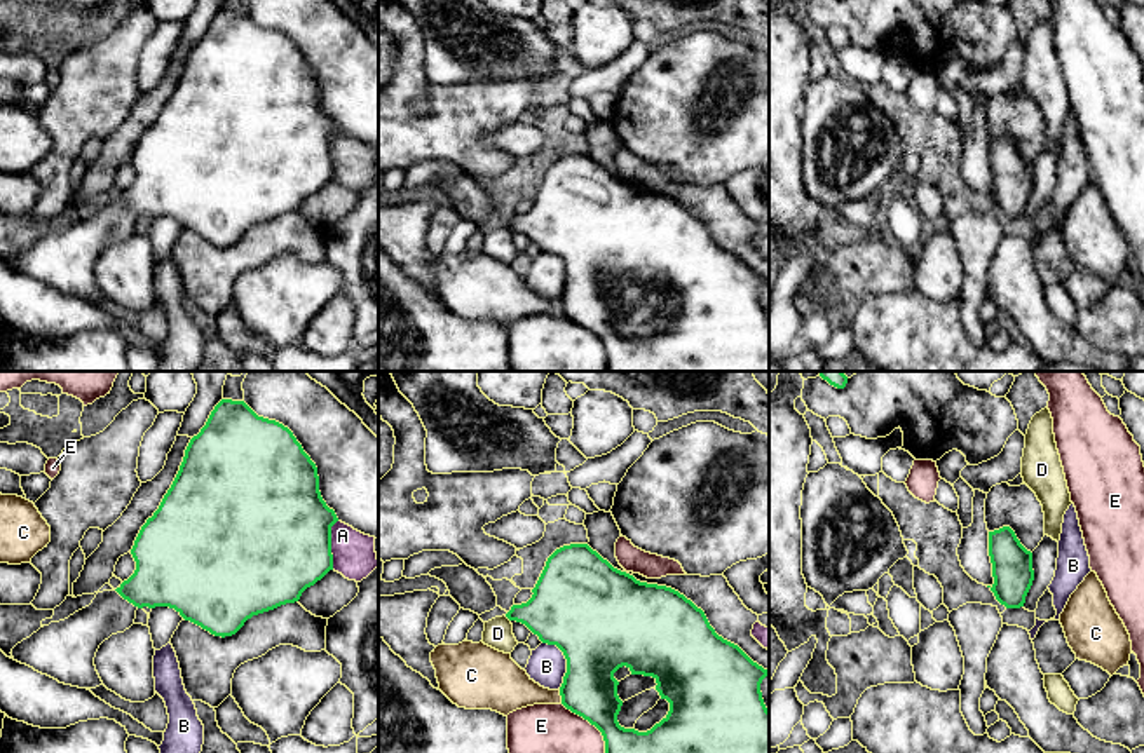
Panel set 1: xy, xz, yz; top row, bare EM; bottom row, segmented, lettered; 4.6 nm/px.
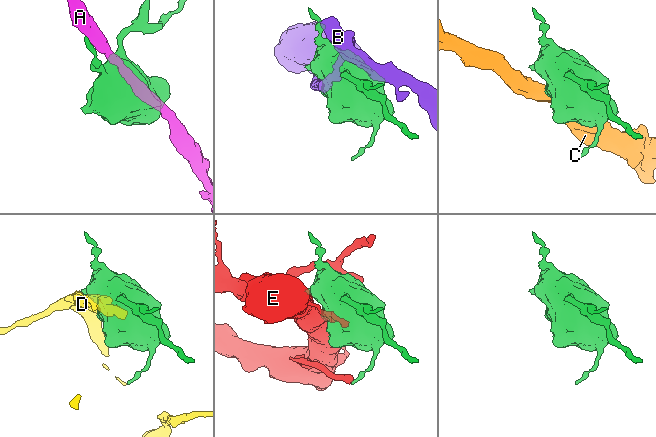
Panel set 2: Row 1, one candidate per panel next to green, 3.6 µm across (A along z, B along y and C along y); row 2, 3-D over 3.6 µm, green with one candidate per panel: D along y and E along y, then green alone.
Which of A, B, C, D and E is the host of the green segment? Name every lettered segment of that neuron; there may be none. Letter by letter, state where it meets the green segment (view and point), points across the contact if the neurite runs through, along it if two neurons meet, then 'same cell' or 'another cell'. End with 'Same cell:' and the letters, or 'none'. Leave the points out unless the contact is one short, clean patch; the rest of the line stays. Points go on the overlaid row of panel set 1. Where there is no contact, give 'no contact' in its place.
A: meets green in xy at (330, 544); another cell
B: meets green in xz at (567, 661); another cell
C: meets green in xz at (562, 698); border along xz (558, 691), (562, 703); another cell
D: meets green in xz at (508, 617); border along xz (504, 616), (510, 621); another cell
E: meets green in xz at (592, 724); another cell
Same cell: none

